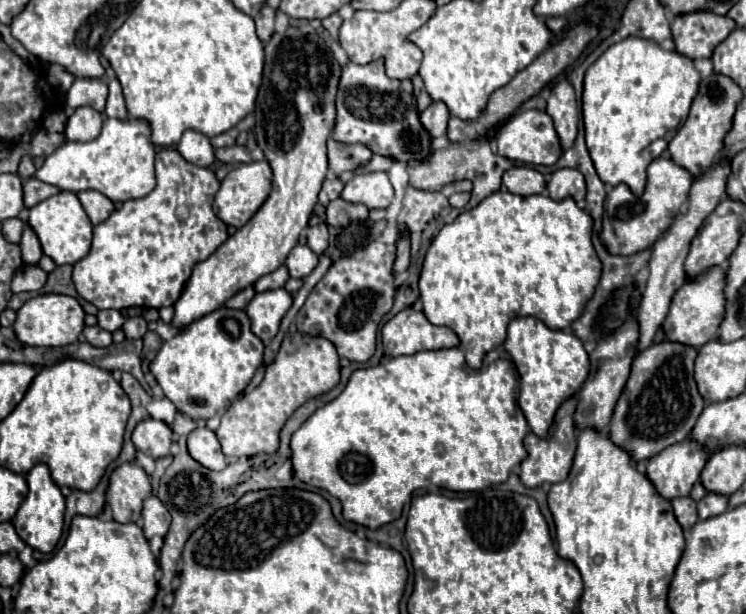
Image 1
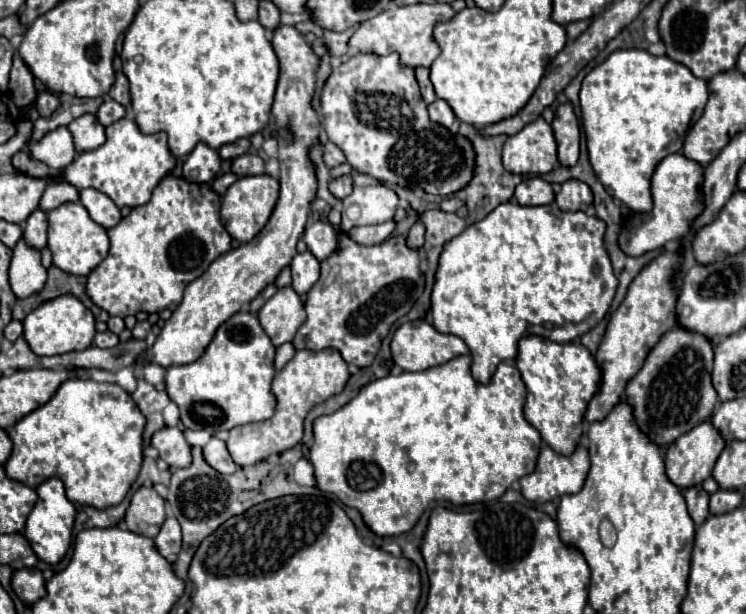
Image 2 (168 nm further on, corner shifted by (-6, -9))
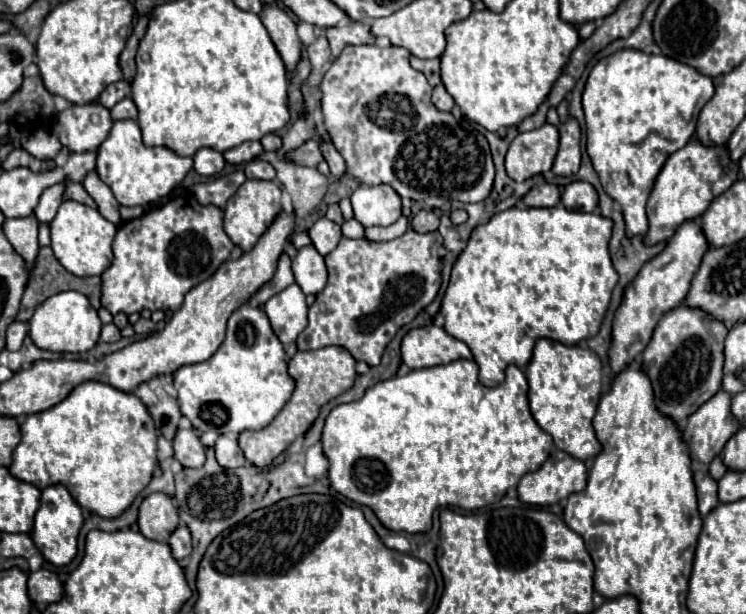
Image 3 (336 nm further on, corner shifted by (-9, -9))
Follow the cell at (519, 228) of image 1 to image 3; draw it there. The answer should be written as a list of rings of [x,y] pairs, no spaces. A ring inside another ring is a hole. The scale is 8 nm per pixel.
[[[561,204],[559,206],[553,206],[551,210],[547,208],[509,208],[505,212],[499,212],[495,214],[487,224],[483,226],[477,226],[467,242],[467,248],[461,252],[461,256],[457,258],[453,270],[451,270],[451,280],[449,280],[449,288],[443,296],[443,302],[441,302],[441,314],[445,318],[445,330],[447,334],[451,334],[453,338],[459,338],[461,342],[465,342],[469,346],[469,350],[473,352],[473,360],[477,362],[479,366],[479,382],[483,386],[499,386],[503,382],[503,376],[505,376],[505,368],[515,364],[519,368],[527,366],[531,356],[533,356],[533,346],[539,338],[551,338],[551,340],[557,340],[561,344],[567,344],[567,346],[573,346],[577,344],[579,340],[587,340],[591,336],[595,336],[599,332],[599,326],[601,326],[601,320],[607,312],[607,306],[609,306],[609,300],[611,300],[611,292],[619,280],[617,272],[613,270],[613,264],[611,264],[611,258],[609,258],[609,238],[611,238],[611,228],[613,228],[613,222],[601,214],[587,214],[587,212],[569,212],[565,210]]]

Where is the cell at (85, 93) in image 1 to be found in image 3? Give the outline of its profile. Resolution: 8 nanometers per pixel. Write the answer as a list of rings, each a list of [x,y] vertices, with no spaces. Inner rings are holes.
[[[123,98],[121,102],[117,102],[113,108],[111,108],[111,118],[113,122],[117,120],[125,120],[125,118],[131,118],[131,120],[137,120],[137,106],[131,98]]]

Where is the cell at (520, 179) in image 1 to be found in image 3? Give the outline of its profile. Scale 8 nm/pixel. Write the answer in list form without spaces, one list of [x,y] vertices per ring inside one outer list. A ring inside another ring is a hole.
[[[541,184],[541,186],[533,186],[529,190],[529,194],[523,198],[525,206],[535,206],[535,208],[549,208],[549,206],[557,206],[561,202],[561,194],[559,188],[553,184]]]

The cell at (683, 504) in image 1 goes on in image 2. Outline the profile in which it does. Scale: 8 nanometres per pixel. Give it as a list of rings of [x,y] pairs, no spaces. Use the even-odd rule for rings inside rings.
[[[694,486],[684,490],[684,498],[688,504],[688,514],[694,520],[696,526],[700,526],[700,522],[704,522],[704,518],[708,518],[708,494],[702,490],[702,486]]]

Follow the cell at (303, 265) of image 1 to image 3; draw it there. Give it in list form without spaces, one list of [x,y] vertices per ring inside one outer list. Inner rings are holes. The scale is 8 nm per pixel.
[[[303,246],[293,258],[295,282],[305,294],[319,294],[327,284],[327,268],[323,256],[313,246]]]

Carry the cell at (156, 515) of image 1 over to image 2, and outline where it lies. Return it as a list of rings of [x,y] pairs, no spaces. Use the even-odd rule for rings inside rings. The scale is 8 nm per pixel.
[[[174,516],[166,518],[158,536],[154,538],[154,546],[156,550],[164,556],[164,558],[170,558],[170,556],[176,556],[180,552],[180,546],[182,546],[182,536],[180,536],[180,524]]]

